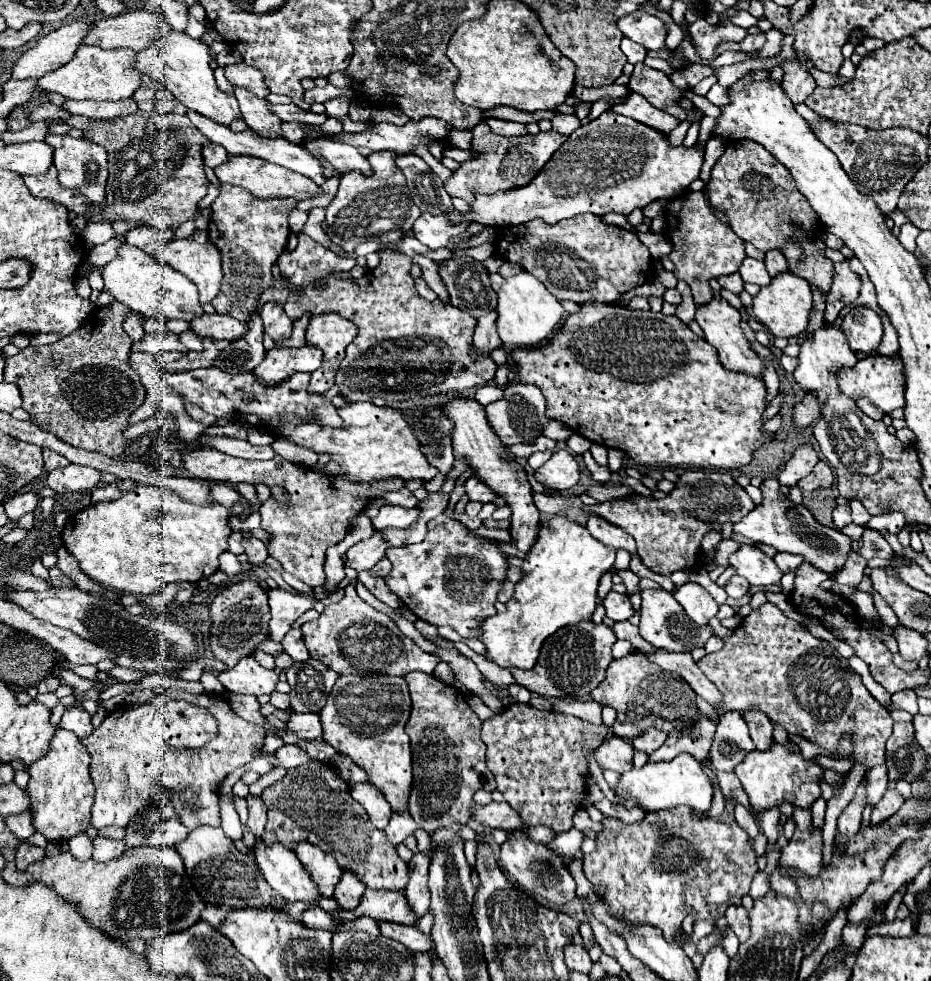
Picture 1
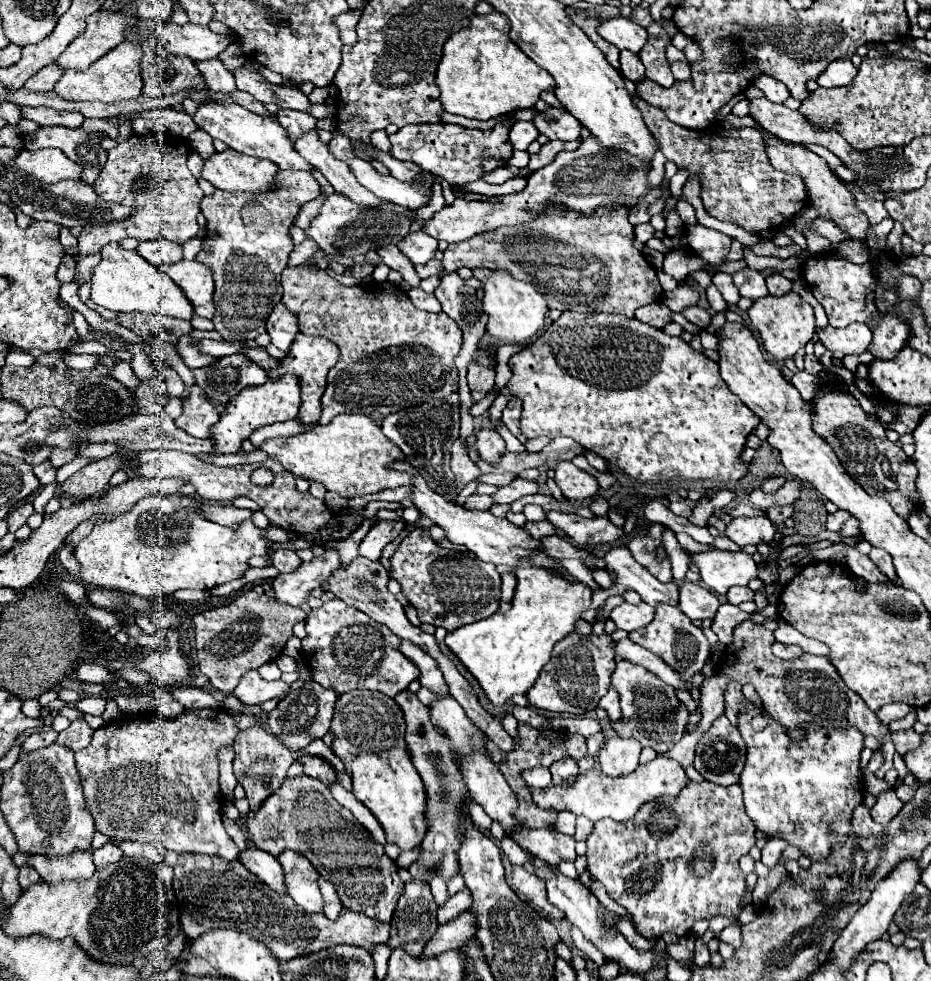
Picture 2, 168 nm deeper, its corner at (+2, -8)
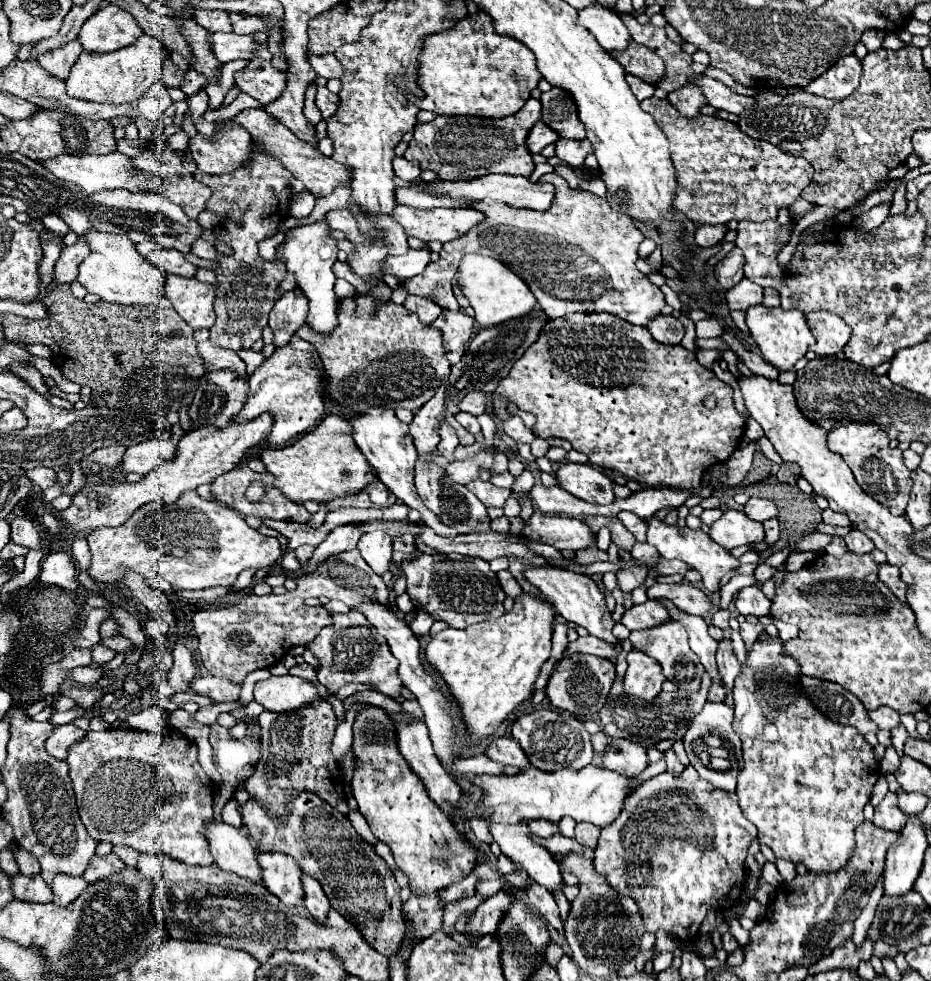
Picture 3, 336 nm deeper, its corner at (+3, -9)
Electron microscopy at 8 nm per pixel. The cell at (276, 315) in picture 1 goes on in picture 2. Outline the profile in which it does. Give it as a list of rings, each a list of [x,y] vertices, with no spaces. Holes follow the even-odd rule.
[[[277,304],[267,320],[267,334],[271,336],[271,344],[287,354],[297,332],[297,318],[283,304]]]

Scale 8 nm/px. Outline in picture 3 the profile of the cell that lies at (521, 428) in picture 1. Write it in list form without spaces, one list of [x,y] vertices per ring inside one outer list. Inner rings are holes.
[[[494,449],[482,451],[482,453],[470,457],[470,459],[466,459],[466,461],[454,461],[454,463],[450,463],[450,465],[446,467],[446,475],[448,475],[452,481],[460,483],[460,485],[466,485],[466,483],[478,479],[478,475],[480,475],[480,473],[478,473],[478,467],[482,467],[482,465],[488,467],[488,469],[492,467],[492,463],[494,463],[492,451],[494,451]]]

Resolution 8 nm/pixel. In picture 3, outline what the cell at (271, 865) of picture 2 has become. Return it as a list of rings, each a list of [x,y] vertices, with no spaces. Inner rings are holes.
[[[212,819],[208,825],[204,825],[204,835],[208,837],[208,849],[214,857],[214,863],[220,869],[260,883],[256,849],[252,841],[246,839],[236,827]]]

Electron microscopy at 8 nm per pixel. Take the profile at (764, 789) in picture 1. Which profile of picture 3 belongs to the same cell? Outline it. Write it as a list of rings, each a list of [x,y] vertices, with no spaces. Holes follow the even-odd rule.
[[[760,633],[760,637],[754,641],[752,647],[746,647],[746,663],[740,671],[740,675],[734,681],[734,689],[732,689],[732,697],[734,697],[734,731],[740,735],[742,739],[742,751],[744,751],[744,769],[738,775],[738,797],[740,797],[740,807],[742,813],[748,821],[752,821],[758,829],[758,841],[768,845],[776,857],[786,859],[790,863],[802,863],[806,865],[808,871],[812,873],[830,873],[830,871],[838,871],[842,869],[848,859],[854,853],[854,829],[864,821],[864,805],[870,801],[872,795],[872,787],[880,777],[880,763],[874,757],[872,745],[866,743],[866,739],[850,725],[840,725],[830,721],[828,717],[824,717],[814,705],[812,701],[808,701],[804,697],[804,693],[800,693],[800,663],[784,653],[784,641],[778,635],[768,635],[768,633]]]

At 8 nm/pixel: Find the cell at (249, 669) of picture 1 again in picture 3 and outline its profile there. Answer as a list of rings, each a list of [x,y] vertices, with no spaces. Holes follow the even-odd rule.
[[[284,675],[258,681],[254,687],[254,701],[260,703],[266,711],[288,713],[314,701],[322,701],[322,697],[312,681],[294,675]]]

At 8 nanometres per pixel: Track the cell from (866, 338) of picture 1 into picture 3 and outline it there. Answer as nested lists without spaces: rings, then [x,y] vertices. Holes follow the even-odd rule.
[[[812,311],[806,315],[806,321],[812,335],[816,337],[812,351],[818,353],[820,357],[830,357],[840,353],[850,339],[848,325],[844,323],[842,317],[836,317],[836,313]]]

